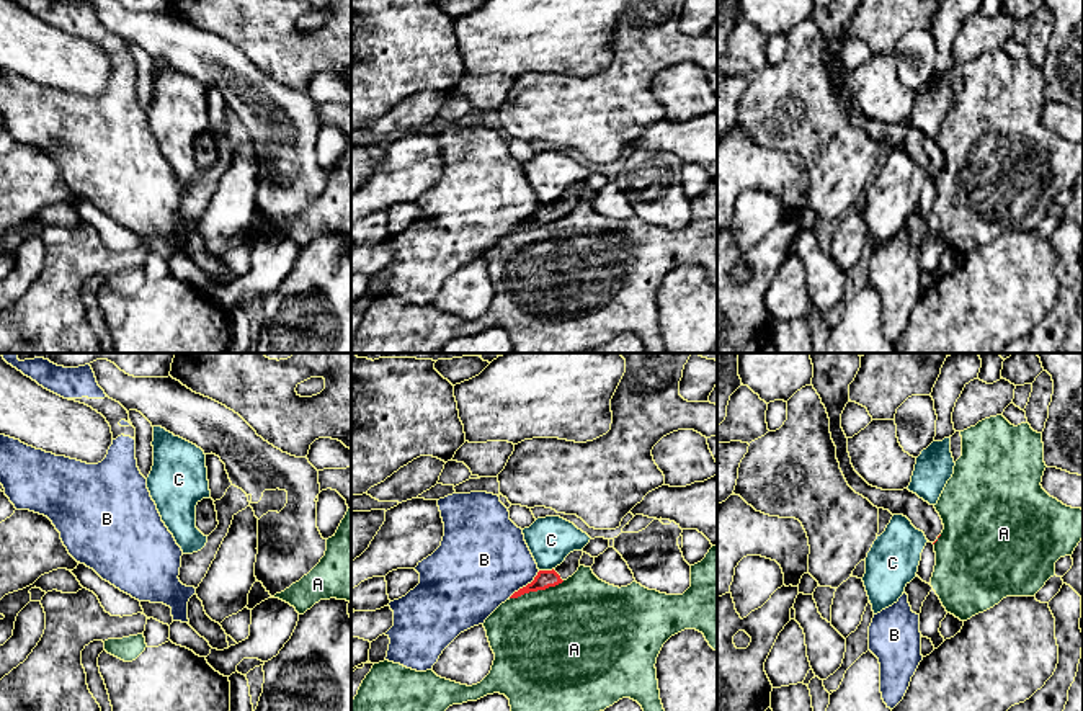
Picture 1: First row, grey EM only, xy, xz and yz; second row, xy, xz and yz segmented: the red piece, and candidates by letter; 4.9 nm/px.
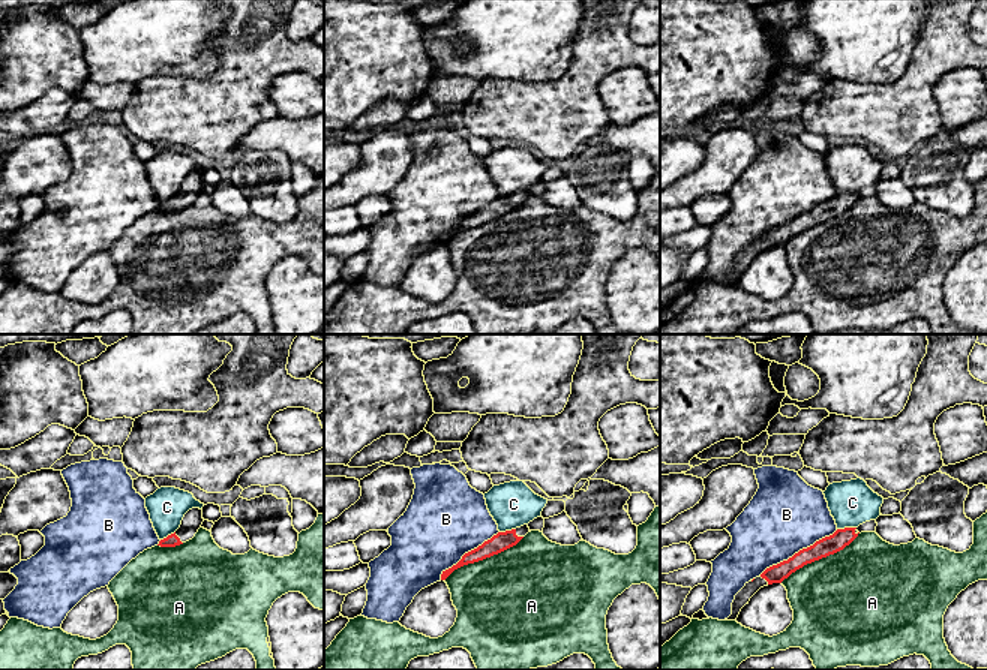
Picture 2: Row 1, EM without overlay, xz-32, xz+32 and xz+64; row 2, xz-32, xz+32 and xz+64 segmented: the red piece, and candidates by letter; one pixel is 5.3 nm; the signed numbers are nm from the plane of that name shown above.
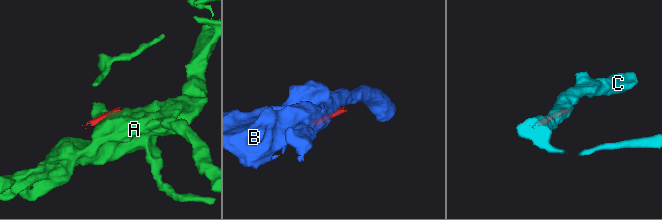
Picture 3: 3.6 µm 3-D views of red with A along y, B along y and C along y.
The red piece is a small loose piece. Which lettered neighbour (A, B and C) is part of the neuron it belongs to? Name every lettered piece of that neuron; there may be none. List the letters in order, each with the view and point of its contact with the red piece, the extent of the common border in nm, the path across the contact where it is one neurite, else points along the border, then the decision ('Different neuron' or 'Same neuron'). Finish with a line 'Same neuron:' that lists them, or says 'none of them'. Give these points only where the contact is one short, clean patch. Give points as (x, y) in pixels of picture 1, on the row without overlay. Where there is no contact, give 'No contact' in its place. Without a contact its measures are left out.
A: Touches red at xz (536, 224). Shared border 280 nm. Different neuron
B: Touches red at xz (526, 219). Shared border 200 nm. Different neuron
C: Touches red at xz (546, 205). Shared border 70 nm. Boundary: xz (552, 201), (539, 205). Different neuron
Same neuron: none of them

